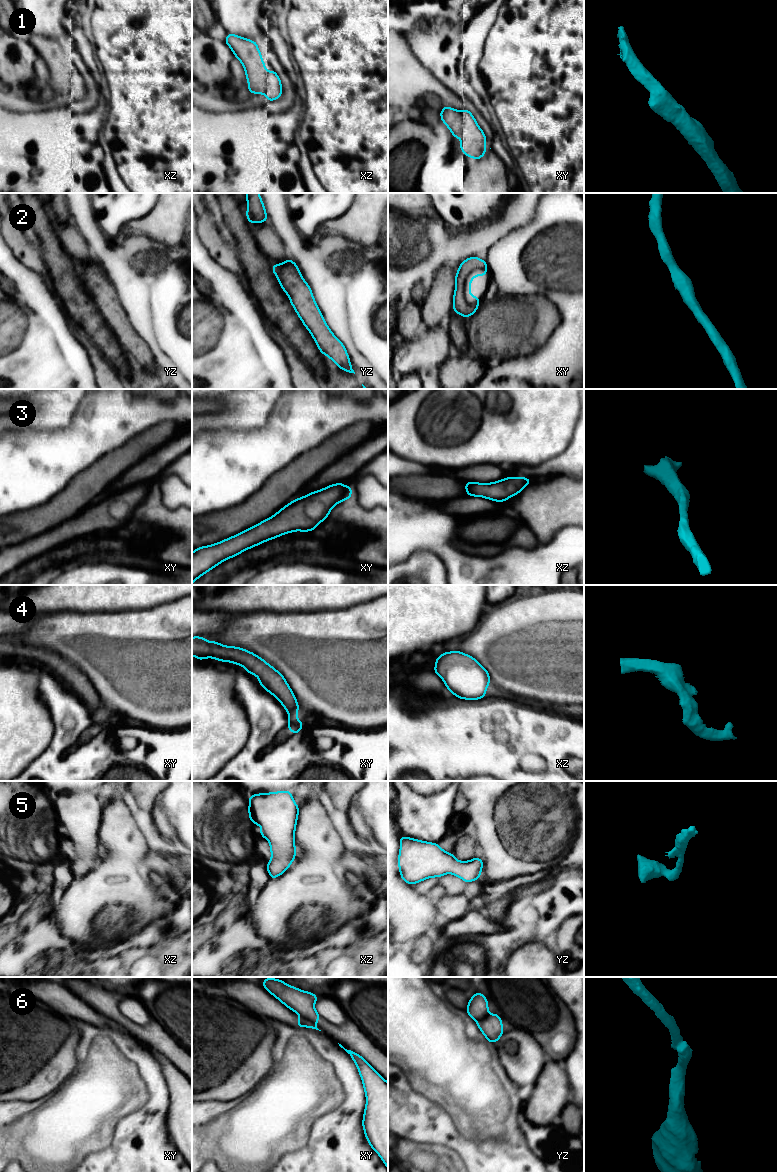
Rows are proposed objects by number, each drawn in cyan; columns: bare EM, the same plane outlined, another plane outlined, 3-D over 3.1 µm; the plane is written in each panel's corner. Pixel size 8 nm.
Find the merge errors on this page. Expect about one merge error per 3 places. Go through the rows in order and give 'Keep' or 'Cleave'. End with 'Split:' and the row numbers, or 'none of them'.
1: Keep
2: Keep
3: Keep
4: Keep
5: Keep
6: Cleave
Split: 6

